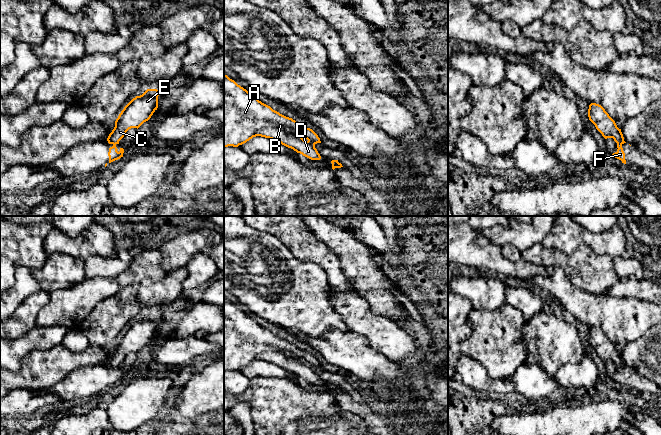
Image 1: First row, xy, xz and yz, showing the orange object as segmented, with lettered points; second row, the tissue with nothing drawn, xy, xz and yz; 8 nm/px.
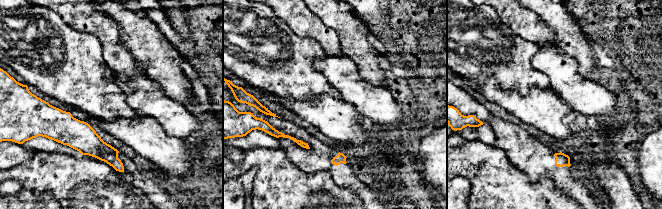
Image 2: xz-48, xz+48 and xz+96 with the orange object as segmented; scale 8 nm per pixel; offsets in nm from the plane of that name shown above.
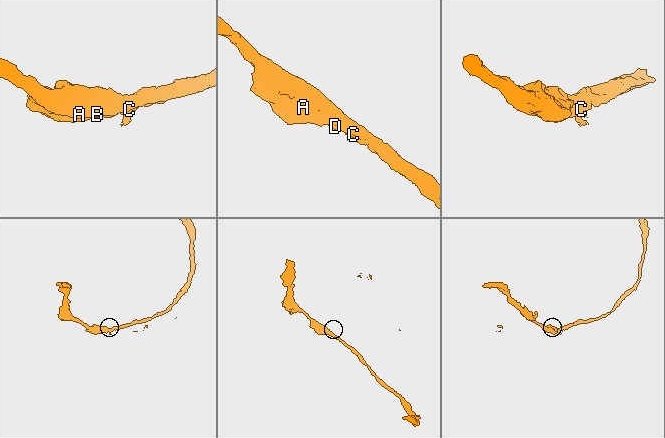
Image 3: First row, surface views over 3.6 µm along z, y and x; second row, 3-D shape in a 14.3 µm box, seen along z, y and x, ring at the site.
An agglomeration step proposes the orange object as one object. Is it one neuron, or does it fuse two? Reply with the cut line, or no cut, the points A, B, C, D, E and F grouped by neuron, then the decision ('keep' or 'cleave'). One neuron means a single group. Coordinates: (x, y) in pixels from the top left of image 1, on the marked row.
cut in xy along (108, 141), (118, 142); A B C D E / F; cleave

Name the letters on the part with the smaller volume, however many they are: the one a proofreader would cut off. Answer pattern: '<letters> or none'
F

